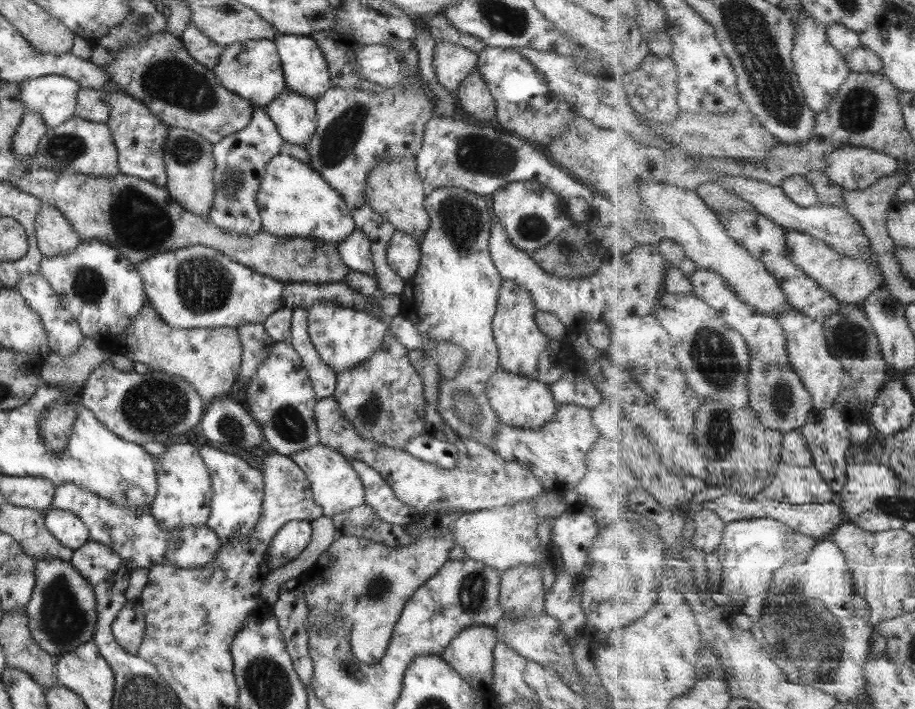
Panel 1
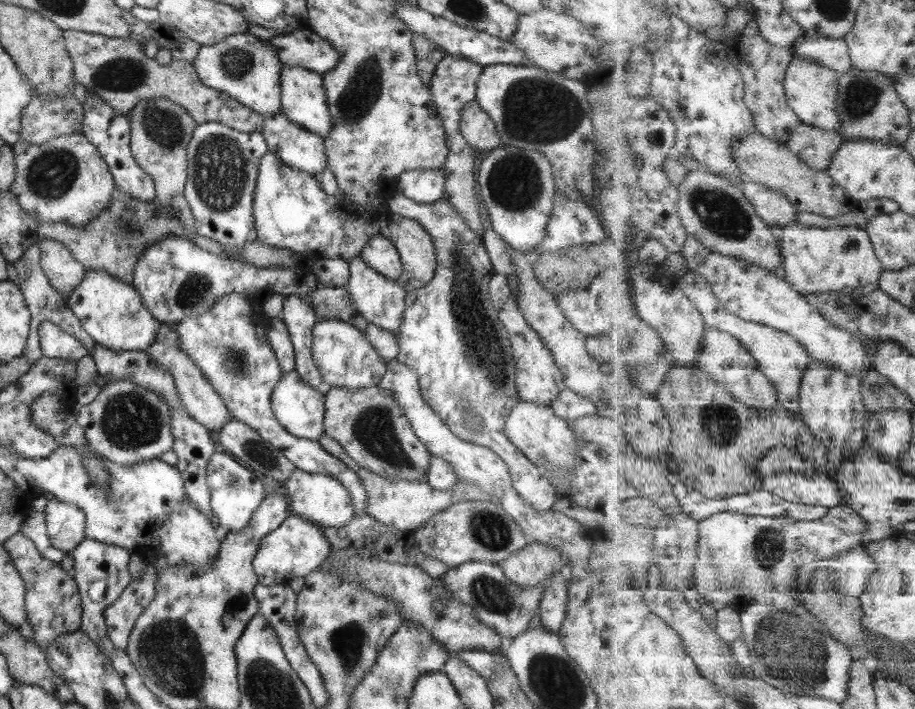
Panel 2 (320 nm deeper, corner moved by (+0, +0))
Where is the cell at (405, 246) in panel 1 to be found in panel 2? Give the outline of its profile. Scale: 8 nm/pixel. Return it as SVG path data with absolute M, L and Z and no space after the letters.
M382 235L368 238L359 257L369 268L387 279L395 281L401 274L402 266L396 248Z

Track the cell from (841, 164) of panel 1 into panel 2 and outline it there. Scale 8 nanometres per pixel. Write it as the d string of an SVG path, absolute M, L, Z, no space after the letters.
M803 123L785 143L809 166L827 170L845 140L840 133Z

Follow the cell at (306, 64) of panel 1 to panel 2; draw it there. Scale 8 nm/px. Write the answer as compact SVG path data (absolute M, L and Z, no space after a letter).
M282 66L279 86L280 112L285 116L285 119L303 130L309 130L313 134L325 138L332 127L331 118L327 112L321 75L305 69L303 66Z

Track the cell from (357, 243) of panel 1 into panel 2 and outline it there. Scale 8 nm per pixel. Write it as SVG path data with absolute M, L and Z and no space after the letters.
M360 257L348 259L347 262L350 275L345 287L355 310L367 323L396 337L399 333L399 326L401 326L406 290L396 280L387 279L382 274L377 274Z

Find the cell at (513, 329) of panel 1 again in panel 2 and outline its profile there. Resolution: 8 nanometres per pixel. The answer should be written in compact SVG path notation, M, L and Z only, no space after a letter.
M493 273L488 282L488 297L495 309L499 323L508 334L512 348L512 361L515 369L515 388L518 398L525 402L550 406L551 401L566 386L558 366L555 364L550 350L541 342L538 334L525 323L525 319L517 308L514 293L509 290L505 275Z

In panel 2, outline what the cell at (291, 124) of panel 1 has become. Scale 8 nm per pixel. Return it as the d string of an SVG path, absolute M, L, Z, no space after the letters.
M281 112L262 117L260 133L267 152L275 154L283 164L311 174L311 177L326 169L323 138L287 121Z

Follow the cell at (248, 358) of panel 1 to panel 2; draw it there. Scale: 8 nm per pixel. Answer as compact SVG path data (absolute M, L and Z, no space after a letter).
M237 293L222 294L205 312L193 318L183 318L173 326L180 351L204 374L233 419L254 430L294 468L307 474L325 474L338 480L349 493L355 512L364 513L366 496L356 472L327 454L317 440L291 436L272 415L270 394L282 377L282 372L268 347L265 318L255 302Z

